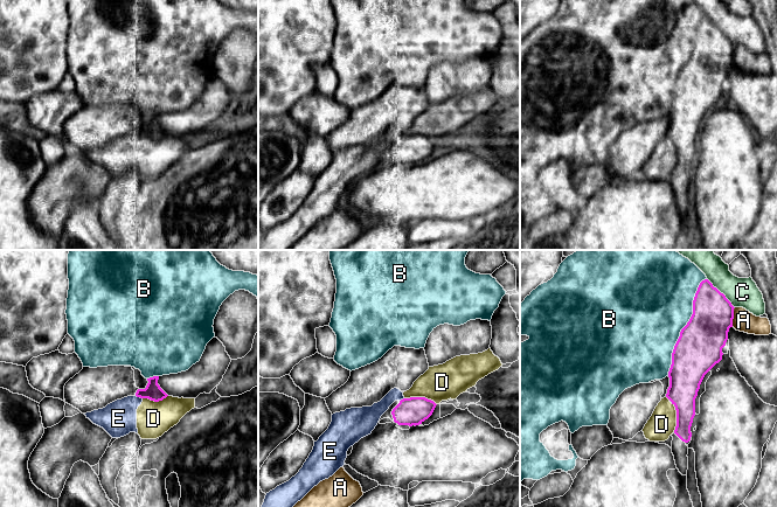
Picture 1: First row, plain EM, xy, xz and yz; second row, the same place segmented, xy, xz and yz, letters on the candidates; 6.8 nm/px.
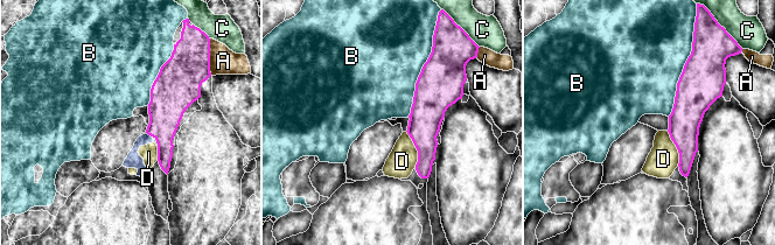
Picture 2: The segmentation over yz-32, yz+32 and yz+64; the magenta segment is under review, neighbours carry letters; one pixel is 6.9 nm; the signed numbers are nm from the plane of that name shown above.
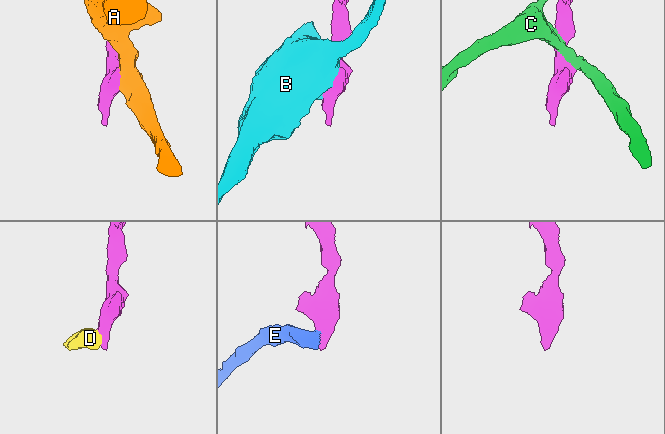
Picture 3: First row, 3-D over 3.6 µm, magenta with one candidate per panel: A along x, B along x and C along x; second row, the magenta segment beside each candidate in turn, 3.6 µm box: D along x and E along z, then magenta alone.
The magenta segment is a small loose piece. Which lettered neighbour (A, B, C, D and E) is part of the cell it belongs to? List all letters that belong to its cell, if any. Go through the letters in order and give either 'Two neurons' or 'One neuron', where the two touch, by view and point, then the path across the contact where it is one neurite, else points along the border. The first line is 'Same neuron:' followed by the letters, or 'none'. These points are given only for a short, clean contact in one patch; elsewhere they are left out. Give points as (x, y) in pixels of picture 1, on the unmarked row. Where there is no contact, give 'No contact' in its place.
Same neuron: none
A: Two neurons. Touches magenta at yz (733, 55)
B: Two neurons. Touches magenta at yz (685, 64)
C: Two neurons. Touches magenta at yz (720, 30)
D: Two neurons. Touches magenta at xz (421, 136)
E: Two neurons. Touches magenta at xy (138, 134)

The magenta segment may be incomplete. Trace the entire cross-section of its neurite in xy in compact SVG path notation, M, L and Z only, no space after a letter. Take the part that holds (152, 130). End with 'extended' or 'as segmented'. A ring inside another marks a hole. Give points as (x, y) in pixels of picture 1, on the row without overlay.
M159 114L147 117L148 121L145 127L138 127L136 131L137 136L148 137L154 140L162 139L168 133L158 123Z; as segmented

